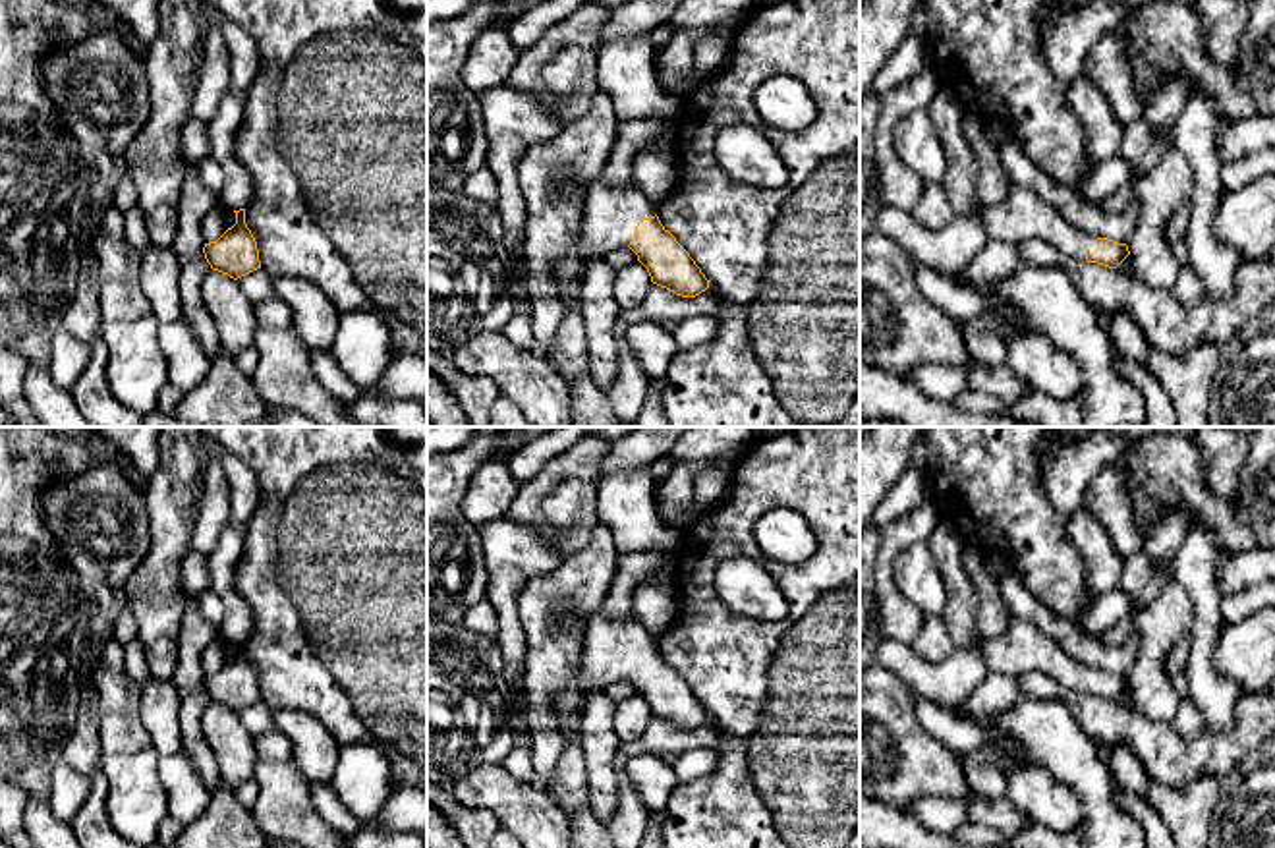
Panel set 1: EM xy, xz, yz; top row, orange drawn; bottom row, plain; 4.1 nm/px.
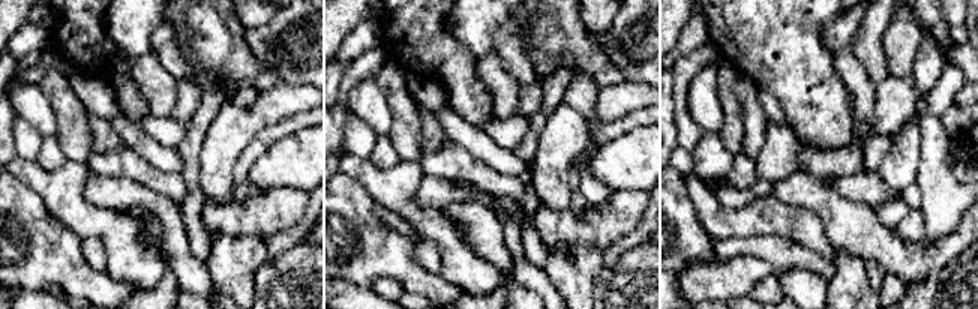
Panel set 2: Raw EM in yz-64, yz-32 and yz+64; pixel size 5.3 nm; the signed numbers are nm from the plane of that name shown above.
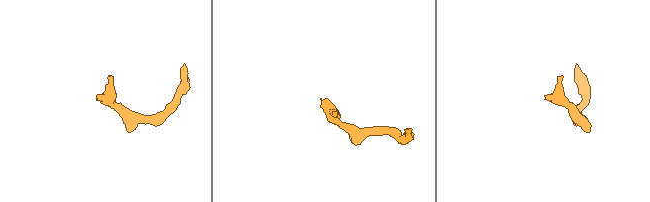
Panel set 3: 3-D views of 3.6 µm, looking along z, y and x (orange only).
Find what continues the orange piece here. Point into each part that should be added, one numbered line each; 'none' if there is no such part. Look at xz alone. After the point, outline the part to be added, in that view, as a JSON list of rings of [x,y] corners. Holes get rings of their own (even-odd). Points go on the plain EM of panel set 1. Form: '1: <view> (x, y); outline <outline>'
1: xz (611, 646); outline [[[605,608],[591,616],[580,674],[581,701],[562,724],[566,740],[580,746],[585,693],[589,690],[607,690],[614,682],[628,680],[638,655],[655,647],[657,641],[638,620],[634,610],[622,620],[609,618]]]

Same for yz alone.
1: yz (1022, 648); outline [[[1010,616],[1001,636],[981,643],[981,655],[991,672],[1014,678],[1041,672],[1076,693],[1086,693],[1086,678],[1097,672],[1066,655],[1037,626],[1016,616]]]

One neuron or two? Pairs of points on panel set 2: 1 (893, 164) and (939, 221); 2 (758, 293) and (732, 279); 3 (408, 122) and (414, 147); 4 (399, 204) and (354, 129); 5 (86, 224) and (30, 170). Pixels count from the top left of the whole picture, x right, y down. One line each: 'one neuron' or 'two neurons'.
1: two neurons
2: two neurons
3: one neuron
4: two neurons
5: one neuron

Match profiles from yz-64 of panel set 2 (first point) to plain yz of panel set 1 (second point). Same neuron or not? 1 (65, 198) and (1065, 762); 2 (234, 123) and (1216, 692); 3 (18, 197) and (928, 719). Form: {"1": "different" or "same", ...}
{"1": "different", "2": "different", "3": "different"}

